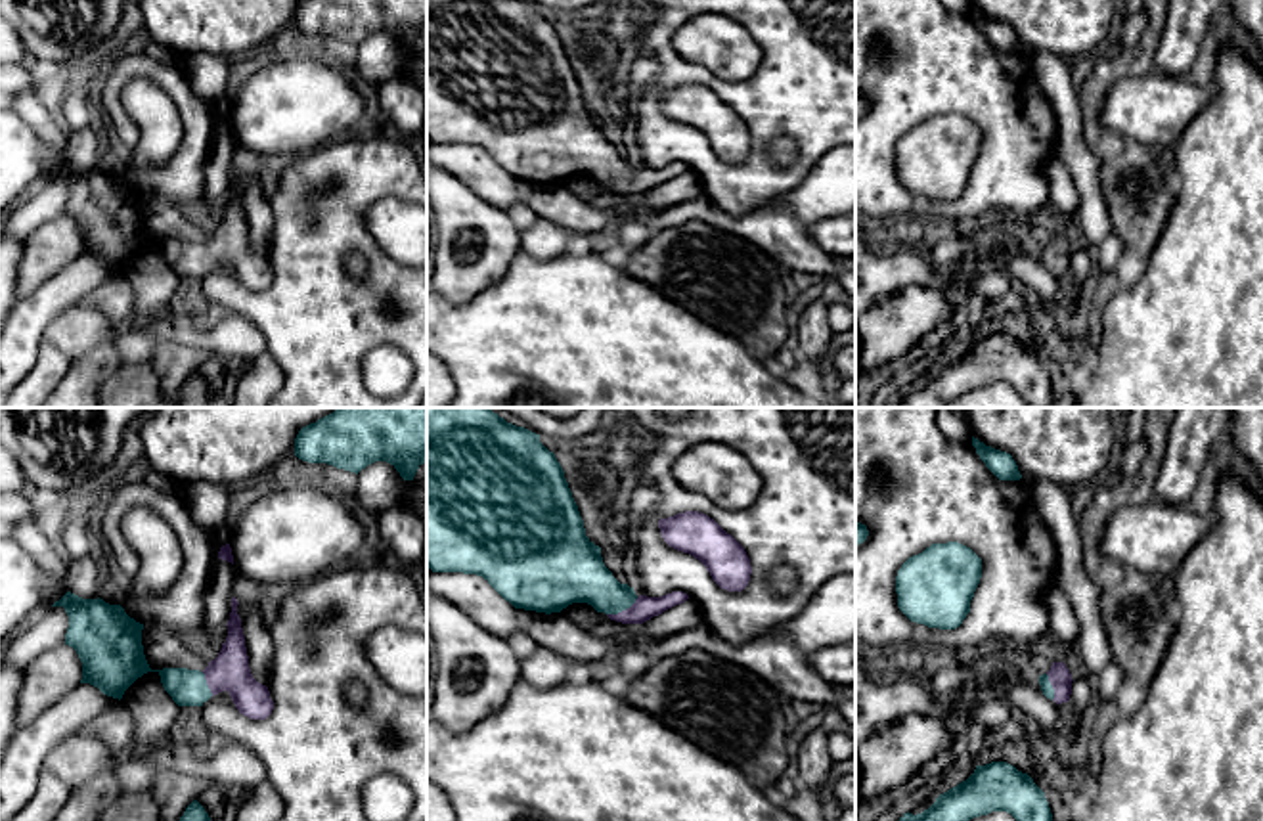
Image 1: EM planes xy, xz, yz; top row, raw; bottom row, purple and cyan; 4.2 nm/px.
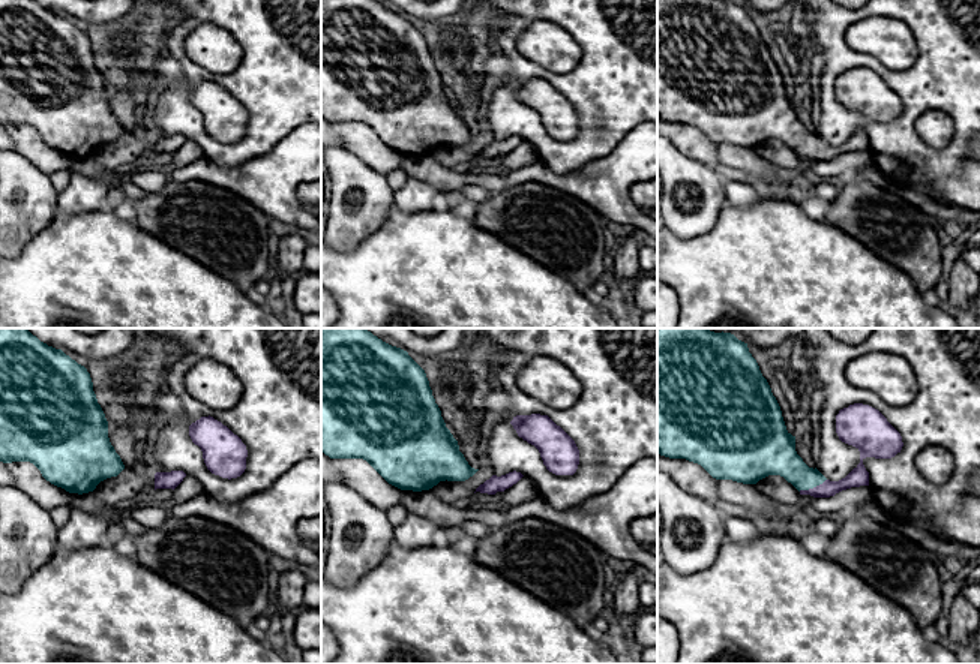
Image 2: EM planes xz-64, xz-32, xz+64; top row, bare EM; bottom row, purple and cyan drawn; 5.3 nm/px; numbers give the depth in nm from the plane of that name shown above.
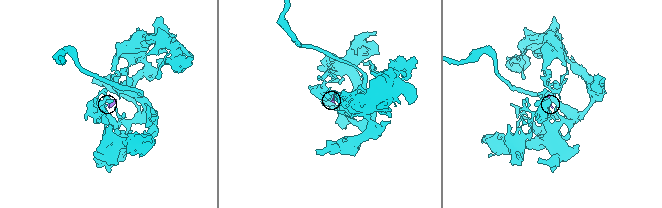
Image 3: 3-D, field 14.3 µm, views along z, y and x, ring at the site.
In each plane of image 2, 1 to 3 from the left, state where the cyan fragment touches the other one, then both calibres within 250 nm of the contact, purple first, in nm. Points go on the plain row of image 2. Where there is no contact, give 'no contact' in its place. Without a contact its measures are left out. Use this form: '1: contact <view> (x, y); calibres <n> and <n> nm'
1: no contact
2: no contact
3: contact xz+64 (814, 152); calibres 100 and 190 nm

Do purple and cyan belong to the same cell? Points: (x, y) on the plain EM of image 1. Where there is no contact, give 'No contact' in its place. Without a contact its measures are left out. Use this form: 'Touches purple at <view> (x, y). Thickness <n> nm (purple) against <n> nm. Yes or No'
Touches purple at xz (622, 182). Thickness 100 nm (purple) against 240 nm. Yes

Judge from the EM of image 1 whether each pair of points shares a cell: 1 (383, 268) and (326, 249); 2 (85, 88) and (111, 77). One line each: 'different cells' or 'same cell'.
1: same cell
2: different cells

